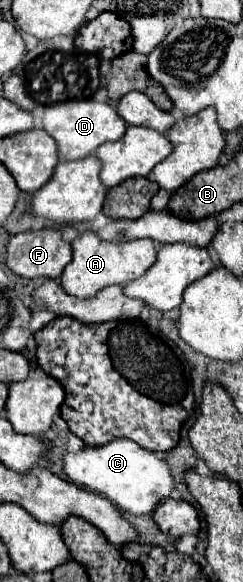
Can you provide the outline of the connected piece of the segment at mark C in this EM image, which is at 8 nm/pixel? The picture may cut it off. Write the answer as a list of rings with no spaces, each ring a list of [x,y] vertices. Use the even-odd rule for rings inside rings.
[[[115,439],[101,447],[85,447],[77,453],[65,453],[63,473],[75,485],[109,499],[117,509],[131,515],[151,513],[157,503],[163,497],[169,497],[173,491],[173,477],[169,465],[131,439]]]

